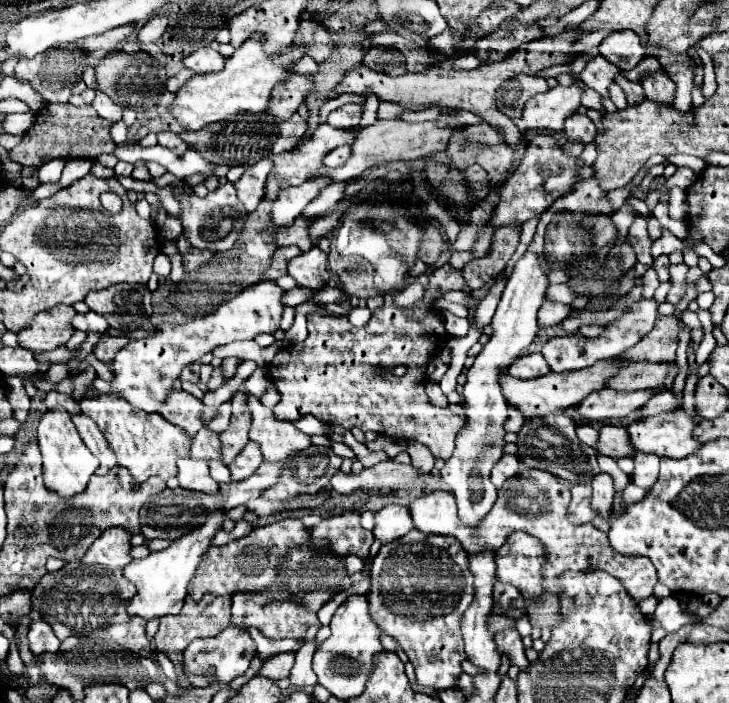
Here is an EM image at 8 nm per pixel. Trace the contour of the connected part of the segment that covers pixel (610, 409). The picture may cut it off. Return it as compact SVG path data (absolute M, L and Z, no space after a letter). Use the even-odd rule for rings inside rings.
M604 388L594 392L582 400L582 404L572 406L570 410L582 416L584 422L602 422L602 420L620 420L630 416L636 408L640 408L652 396L650 390L642 392L618 392L612 388Z

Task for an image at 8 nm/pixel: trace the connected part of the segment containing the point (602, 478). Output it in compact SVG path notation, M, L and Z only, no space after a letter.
M600 472L592 478L592 488L594 488L594 494L592 494L592 506L594 510L598 512L598 516L592 520L592 524L604 532L608 532L608 524L606 524L606 516L608 512L612 510L612 502L614 502L614 480L606 474L606 472Z

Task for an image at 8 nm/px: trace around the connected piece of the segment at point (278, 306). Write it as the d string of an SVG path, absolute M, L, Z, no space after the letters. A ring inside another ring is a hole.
M262 280L244 288L236 298L222 302L218 310L208 316L192 318L186 324L162 324L154 332L154 336L146 340L128 342L116 354L110 366L114 374L114 394L124 396L138 410L156 412L160 406L164 406L170 388L184 366L200 360L218 344L228 344L234 340L252 340L256 334L276 332L280 328L280 318L284 310L282 298L284 290L274 280Z

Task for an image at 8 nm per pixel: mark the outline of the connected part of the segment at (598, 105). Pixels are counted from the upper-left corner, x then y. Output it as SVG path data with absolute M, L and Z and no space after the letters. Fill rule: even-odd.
M588 88L588 92L584 92L584 96L582 96L582 104L584 104L586 108L594 108L594 110L598 110L600 114L606 113L604 106L602 106L602 96L600 96L596 90L592 90L592 88Z

